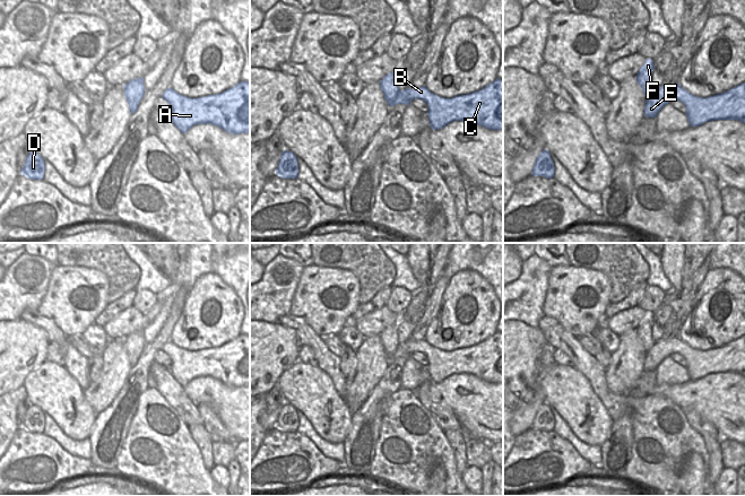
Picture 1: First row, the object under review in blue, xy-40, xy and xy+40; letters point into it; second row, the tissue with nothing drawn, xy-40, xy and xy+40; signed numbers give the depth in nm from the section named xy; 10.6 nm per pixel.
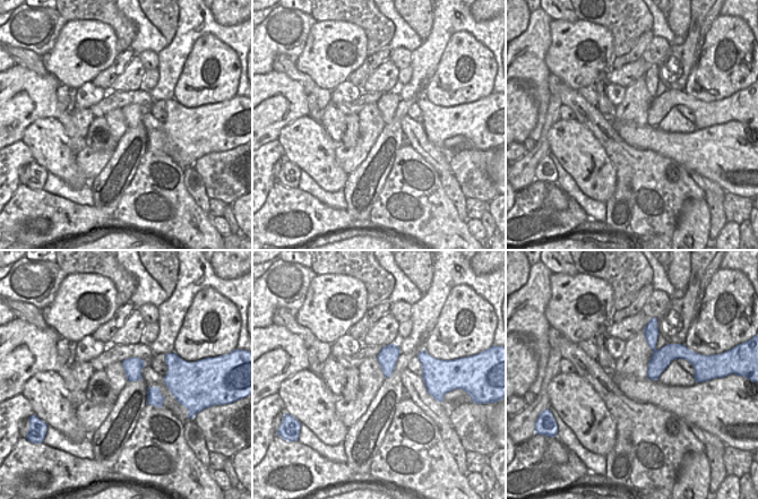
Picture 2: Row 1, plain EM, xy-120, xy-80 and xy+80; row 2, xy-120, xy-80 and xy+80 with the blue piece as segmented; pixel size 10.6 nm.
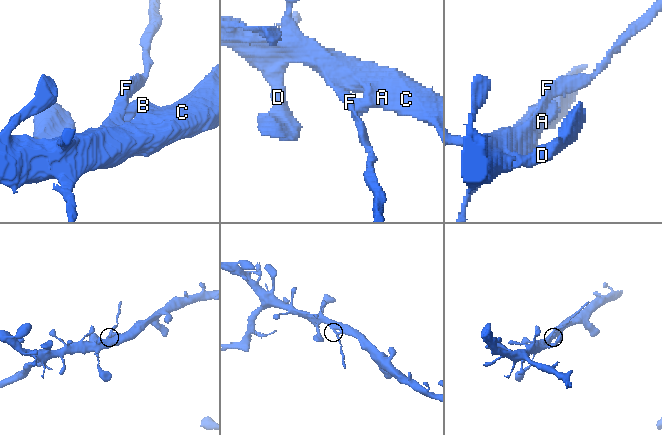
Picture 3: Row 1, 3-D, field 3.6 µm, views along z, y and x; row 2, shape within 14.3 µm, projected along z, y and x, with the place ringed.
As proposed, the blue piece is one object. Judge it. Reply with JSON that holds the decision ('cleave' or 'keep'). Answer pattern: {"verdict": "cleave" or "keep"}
{"verdict": "cleave"}

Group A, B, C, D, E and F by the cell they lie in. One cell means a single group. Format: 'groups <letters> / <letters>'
groups A B C D E / F

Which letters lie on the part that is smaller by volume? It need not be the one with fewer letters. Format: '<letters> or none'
F

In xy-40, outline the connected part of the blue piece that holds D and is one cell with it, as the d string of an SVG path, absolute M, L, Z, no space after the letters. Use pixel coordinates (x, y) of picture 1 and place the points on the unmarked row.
M31 404L20 426L31 433L43 433L45 426L43 410L37 406Z

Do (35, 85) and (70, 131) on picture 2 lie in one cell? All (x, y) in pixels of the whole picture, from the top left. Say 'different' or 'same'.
same

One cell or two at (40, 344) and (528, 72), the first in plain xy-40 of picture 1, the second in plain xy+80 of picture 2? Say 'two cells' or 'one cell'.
two cells

